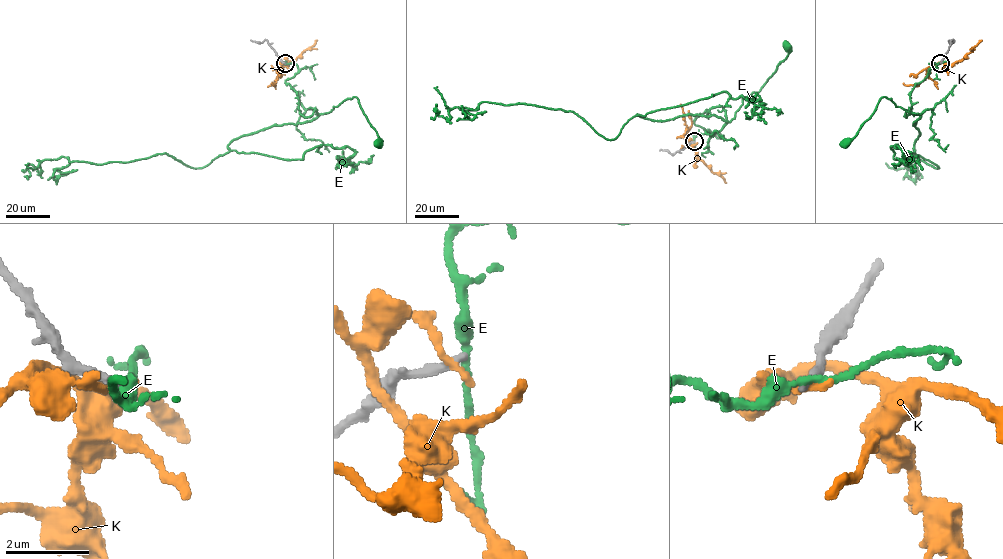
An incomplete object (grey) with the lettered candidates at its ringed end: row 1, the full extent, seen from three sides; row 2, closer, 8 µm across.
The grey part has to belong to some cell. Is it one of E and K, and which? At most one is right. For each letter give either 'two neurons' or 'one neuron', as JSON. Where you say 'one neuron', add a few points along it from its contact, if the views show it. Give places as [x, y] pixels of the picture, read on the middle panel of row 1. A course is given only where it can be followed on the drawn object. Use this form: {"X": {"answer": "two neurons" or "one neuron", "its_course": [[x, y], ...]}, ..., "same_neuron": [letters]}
{"E": {"answer": "two neurons"}, "K": {"answer": "two neurons"}, "same_neuron": []}

